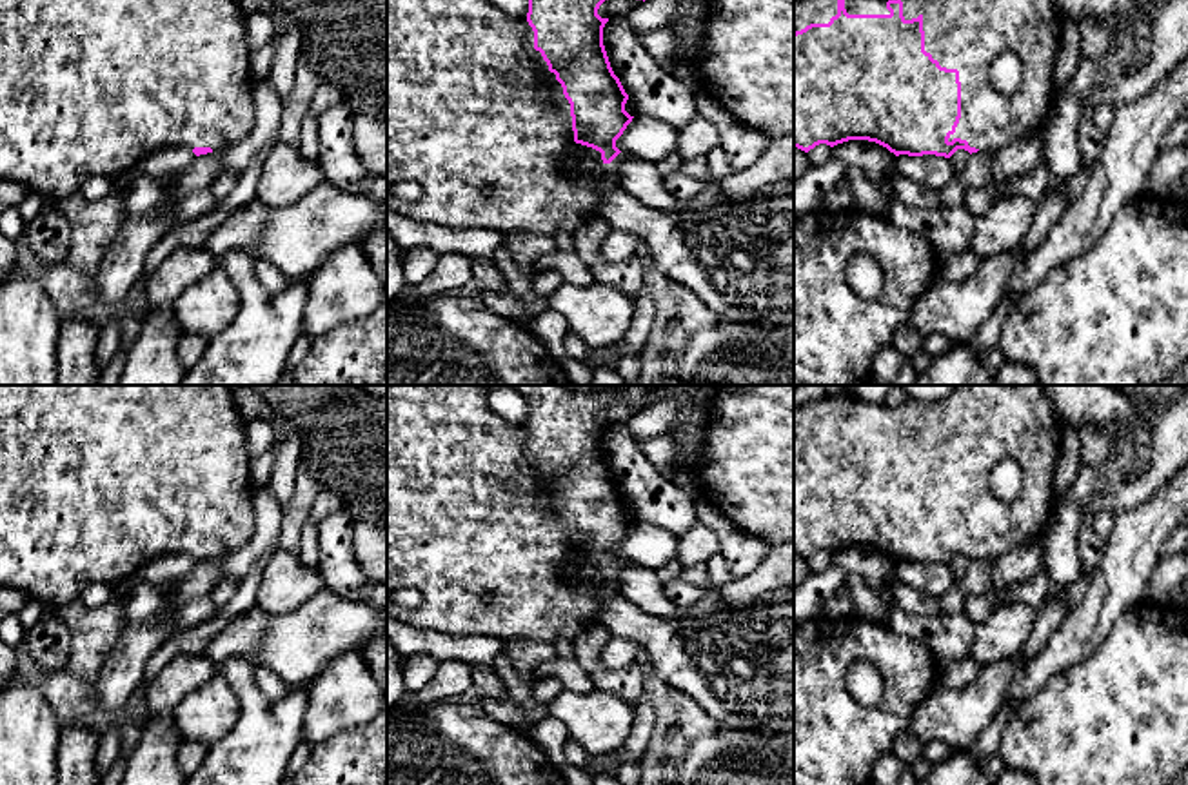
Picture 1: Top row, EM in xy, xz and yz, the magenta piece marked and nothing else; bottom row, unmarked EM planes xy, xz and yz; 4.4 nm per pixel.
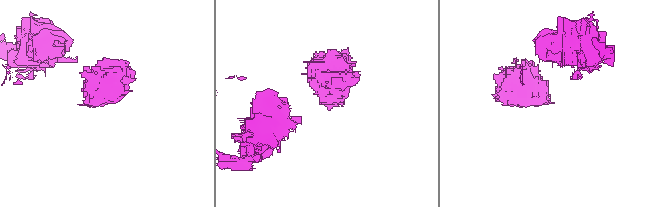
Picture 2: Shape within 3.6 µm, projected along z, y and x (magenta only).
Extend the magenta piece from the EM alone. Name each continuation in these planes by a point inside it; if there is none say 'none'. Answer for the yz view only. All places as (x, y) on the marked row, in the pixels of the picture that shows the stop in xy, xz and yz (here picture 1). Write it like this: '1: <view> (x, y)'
1: yz (967, 35)

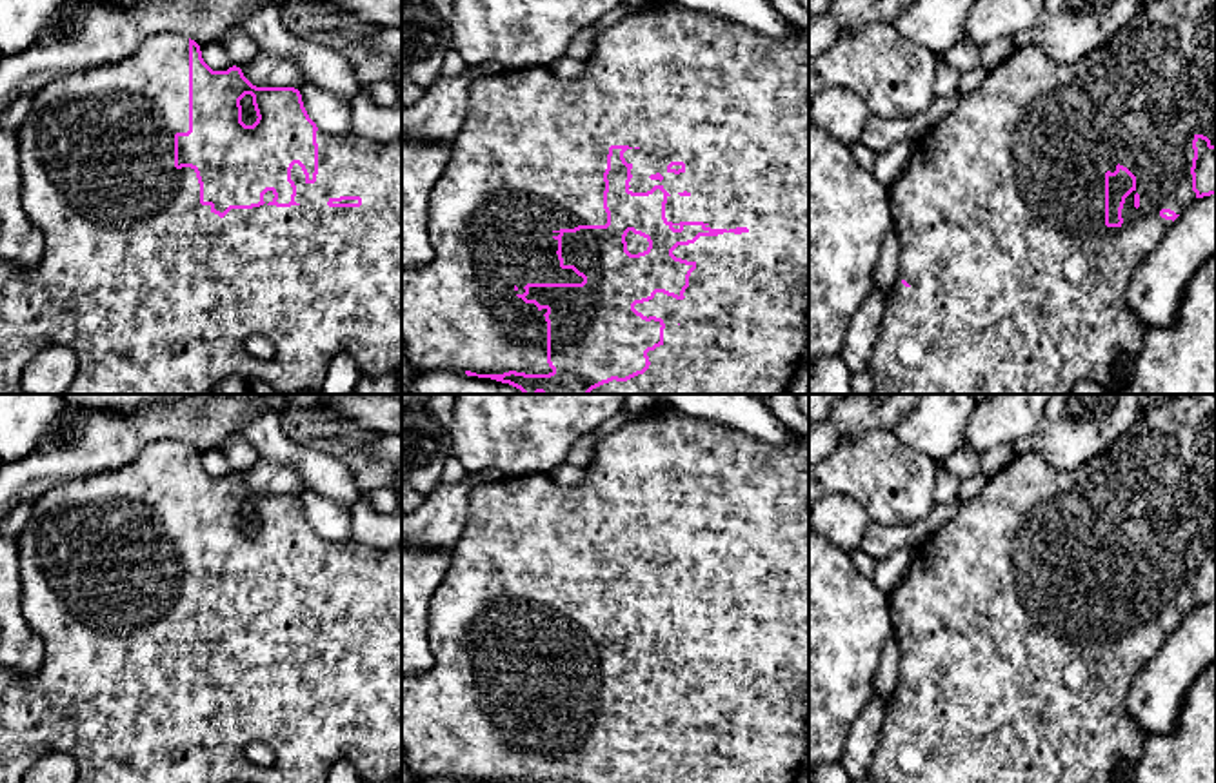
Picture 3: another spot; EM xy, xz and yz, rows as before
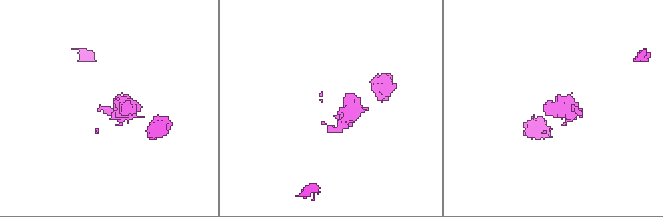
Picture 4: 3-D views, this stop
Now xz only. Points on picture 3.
1: xz (684, 86)

